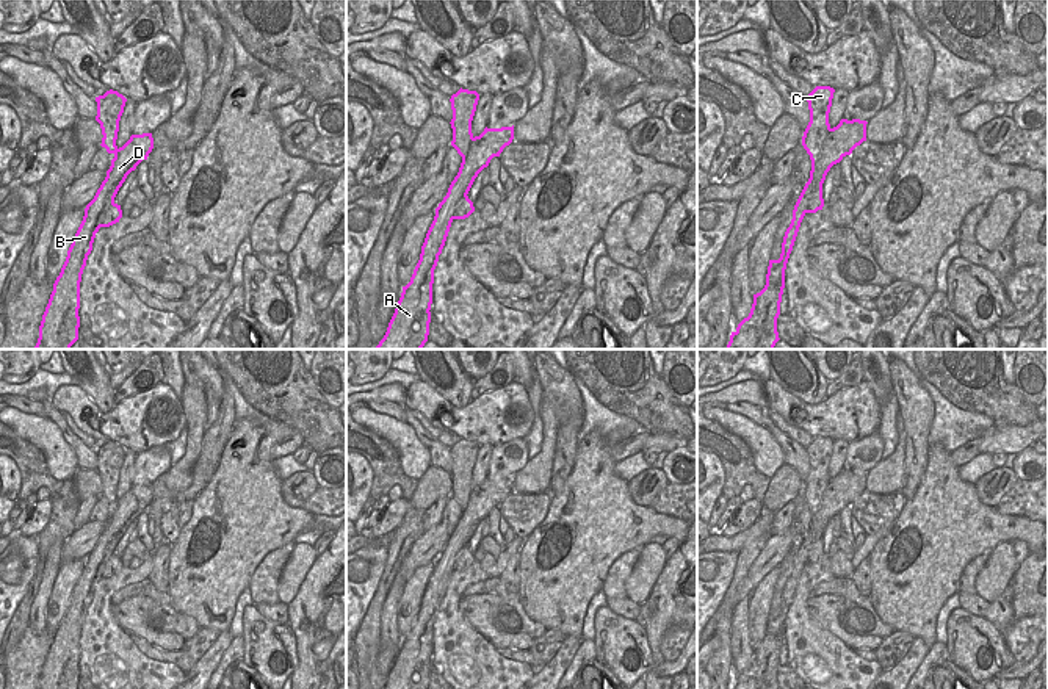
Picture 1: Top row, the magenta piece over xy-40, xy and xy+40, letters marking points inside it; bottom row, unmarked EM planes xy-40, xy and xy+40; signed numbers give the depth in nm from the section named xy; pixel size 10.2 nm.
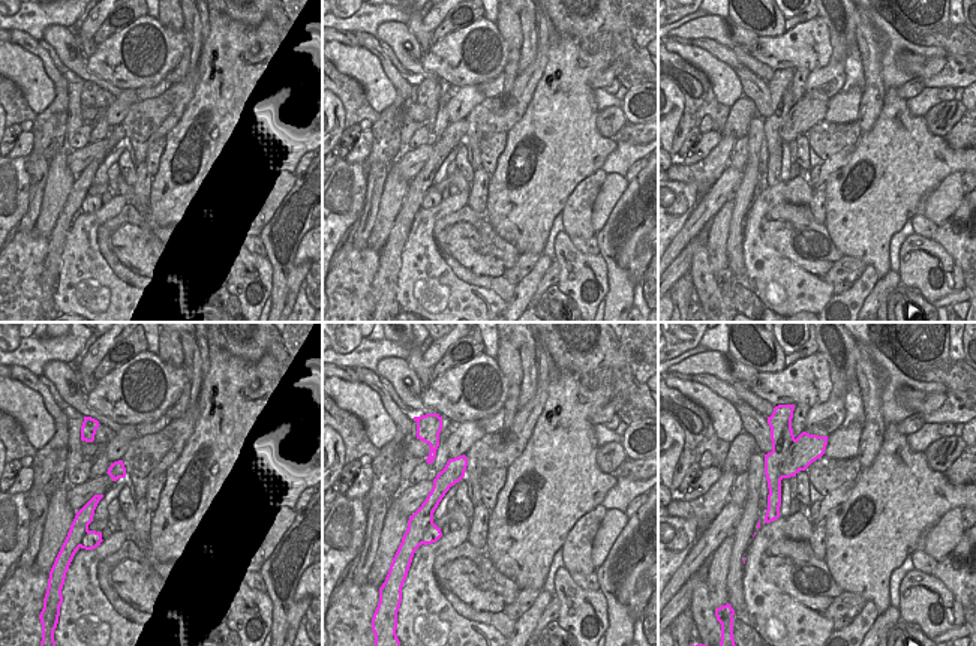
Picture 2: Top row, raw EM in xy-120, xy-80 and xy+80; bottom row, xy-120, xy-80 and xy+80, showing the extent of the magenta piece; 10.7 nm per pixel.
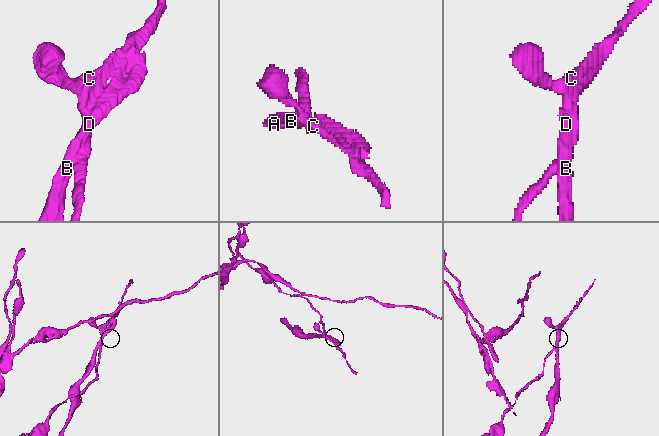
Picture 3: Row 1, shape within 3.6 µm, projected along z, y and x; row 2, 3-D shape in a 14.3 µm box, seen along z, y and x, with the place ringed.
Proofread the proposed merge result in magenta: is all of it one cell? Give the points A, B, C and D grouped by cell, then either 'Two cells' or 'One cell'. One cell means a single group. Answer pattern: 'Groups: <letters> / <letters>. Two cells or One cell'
Groups: A B D / C. Two cells

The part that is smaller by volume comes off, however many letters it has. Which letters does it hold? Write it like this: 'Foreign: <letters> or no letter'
Foreign: C

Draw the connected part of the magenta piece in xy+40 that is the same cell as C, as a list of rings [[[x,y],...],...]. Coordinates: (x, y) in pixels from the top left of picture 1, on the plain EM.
[[[816,437],[808,446],[810,473],[802,487],[802,496],[815,515],[821,506],[824,492],[830,484],[829,464],[835,440],[830,437]]]

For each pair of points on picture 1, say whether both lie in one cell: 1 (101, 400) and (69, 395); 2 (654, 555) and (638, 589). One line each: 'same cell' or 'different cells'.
1: different cells
2: same cell

